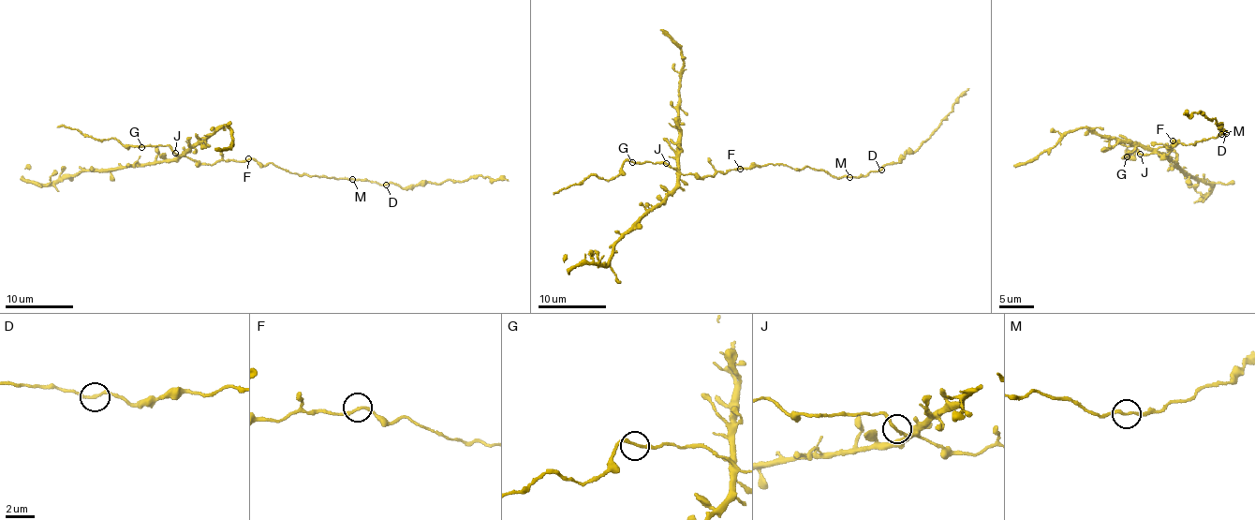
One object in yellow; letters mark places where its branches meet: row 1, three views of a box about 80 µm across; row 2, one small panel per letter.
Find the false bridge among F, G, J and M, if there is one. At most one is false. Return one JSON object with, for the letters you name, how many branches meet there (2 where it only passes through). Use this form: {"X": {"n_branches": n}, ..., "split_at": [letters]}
{"M": {"n_branches": 2}, "split_at": ["M"]}

